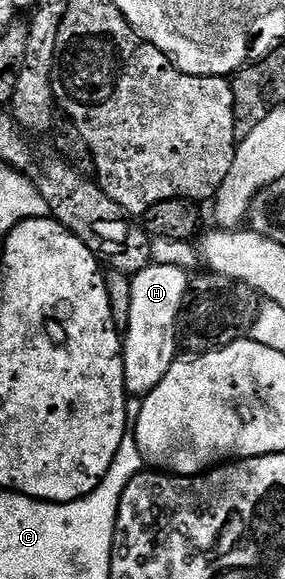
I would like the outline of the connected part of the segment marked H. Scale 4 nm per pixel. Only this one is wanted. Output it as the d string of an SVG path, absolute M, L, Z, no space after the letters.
M154 263L131 277L133 308L129 311L129 327L123 343L123 366L128 394L145 395L165 379L165 371L177 360L177 326L179 308L187 294L188 270Z

